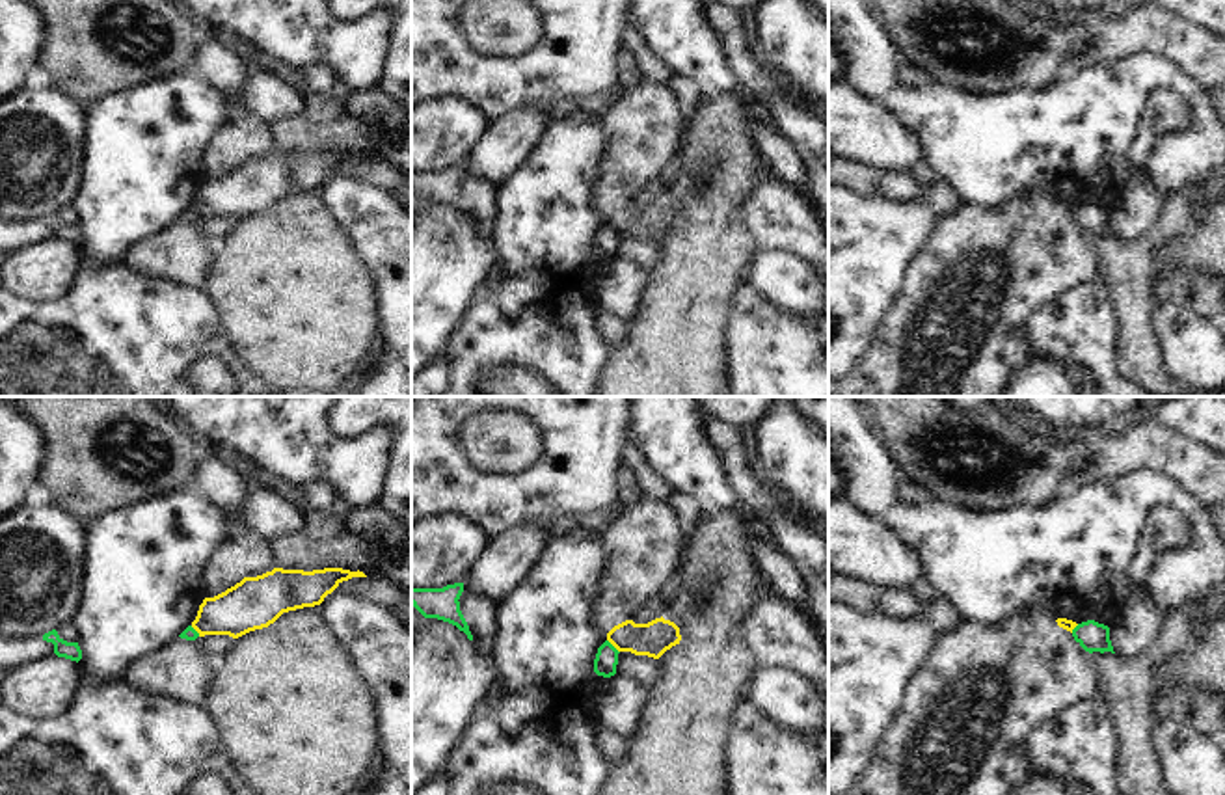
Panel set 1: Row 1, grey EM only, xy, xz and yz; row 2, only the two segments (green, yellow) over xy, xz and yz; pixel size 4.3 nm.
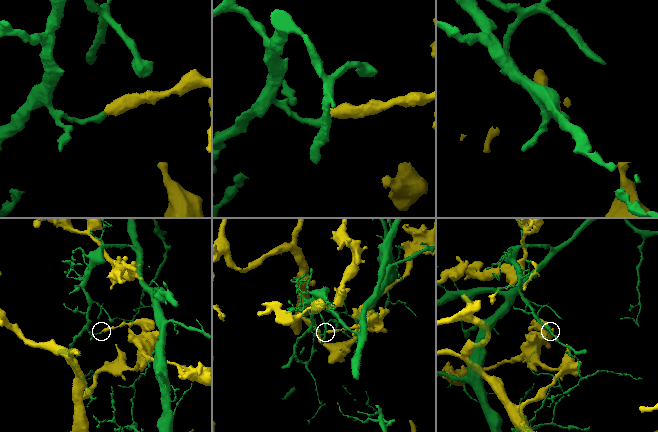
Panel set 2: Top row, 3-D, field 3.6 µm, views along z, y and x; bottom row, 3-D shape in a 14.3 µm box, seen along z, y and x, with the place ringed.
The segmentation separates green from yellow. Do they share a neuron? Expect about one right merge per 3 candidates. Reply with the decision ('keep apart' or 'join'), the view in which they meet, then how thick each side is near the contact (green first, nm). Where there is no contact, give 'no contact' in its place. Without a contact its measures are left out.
keep apart; contact in xz; calibres 100 and 150 nm

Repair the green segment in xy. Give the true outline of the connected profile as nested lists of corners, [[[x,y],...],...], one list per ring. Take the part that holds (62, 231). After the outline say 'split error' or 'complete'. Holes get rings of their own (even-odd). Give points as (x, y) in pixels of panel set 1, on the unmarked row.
[[[56,212],[48,214],[43,218],[43,223],[52,225],[54,227],[54,236],[58,240],[65,240],[71,244],[80,244],[82,242],[82,233],[78,229],[78,225],[67,225],[63,223]]]; complete

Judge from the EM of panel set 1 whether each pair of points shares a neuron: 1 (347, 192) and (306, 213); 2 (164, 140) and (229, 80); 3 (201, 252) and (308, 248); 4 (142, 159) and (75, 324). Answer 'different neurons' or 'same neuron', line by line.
1: different neurons
2: different neurons
3: different neurons
4: different neurons

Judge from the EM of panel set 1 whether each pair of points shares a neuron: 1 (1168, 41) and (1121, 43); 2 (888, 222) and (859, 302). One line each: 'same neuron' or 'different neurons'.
1: same neuron
2: same neuron

